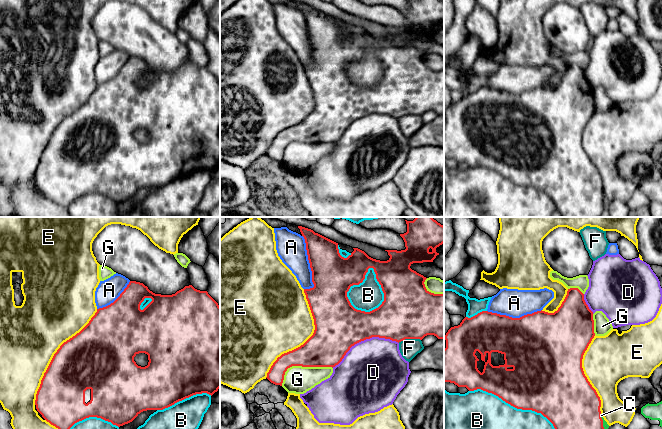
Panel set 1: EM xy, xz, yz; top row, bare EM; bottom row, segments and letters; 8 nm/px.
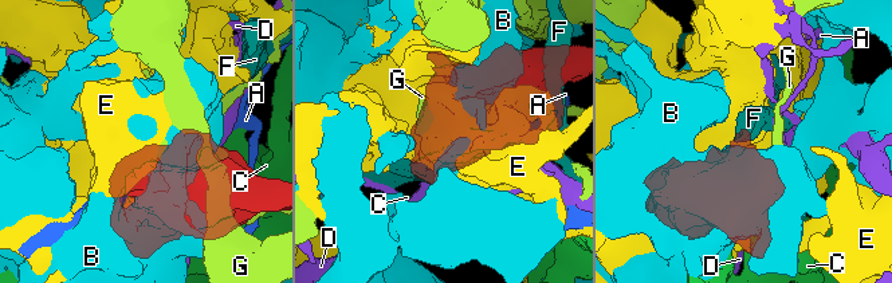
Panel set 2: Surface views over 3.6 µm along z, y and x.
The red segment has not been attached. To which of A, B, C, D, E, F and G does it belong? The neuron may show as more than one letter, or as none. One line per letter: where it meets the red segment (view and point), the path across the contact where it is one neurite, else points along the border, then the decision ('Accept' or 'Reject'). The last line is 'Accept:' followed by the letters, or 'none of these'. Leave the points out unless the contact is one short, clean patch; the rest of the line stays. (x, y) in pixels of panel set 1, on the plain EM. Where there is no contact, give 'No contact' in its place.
A: Touches red at xz (309, 38). Reject
B: Touches red at xz (352, 61). Reject
C: Touches red at yz (603, 203). Reject
D: Touches red at xz (363, 116). Reject
E: Touches red at xy (54, 131). Accept
F: Touches red at xz (409, 114). Reject
G: Touches red at xz (301, 141). Reject
Accept: E

